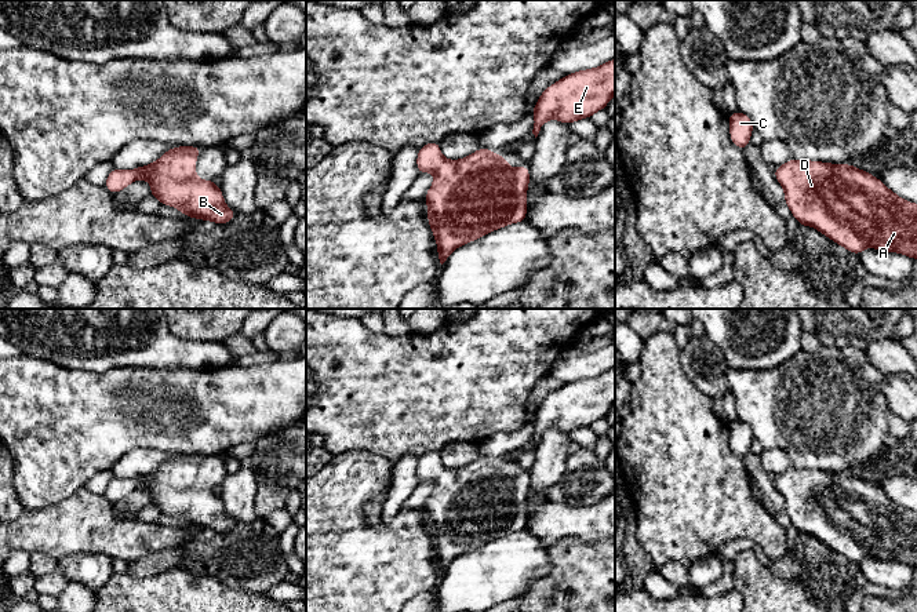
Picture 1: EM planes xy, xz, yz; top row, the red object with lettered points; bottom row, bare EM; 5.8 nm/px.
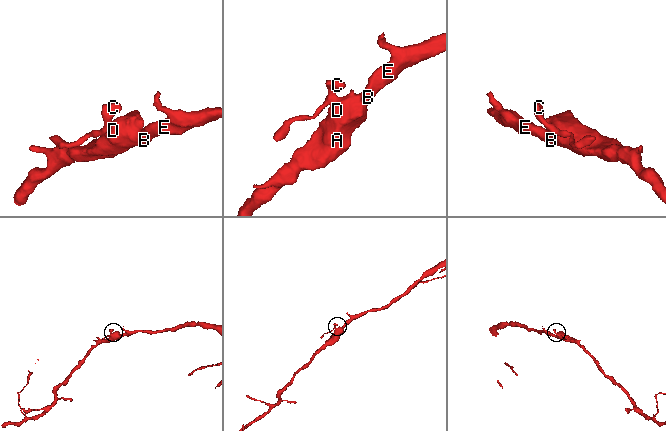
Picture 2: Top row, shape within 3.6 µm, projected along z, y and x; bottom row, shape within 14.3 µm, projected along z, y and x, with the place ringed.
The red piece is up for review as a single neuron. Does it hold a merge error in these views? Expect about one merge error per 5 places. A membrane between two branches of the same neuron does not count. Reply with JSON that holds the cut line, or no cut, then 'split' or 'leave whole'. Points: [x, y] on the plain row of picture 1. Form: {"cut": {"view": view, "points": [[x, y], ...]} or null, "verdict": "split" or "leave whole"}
{"cut": null, "verdict": "leave whole"}

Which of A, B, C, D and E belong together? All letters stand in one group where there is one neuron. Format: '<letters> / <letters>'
A B C D E

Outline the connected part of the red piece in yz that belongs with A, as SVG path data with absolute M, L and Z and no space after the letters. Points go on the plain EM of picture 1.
M792 466L776 476L774 484L785 498L785 511L800 533L815 536L855 564L871 555L899 561L917 571L917 513L895 503L870 481L851 473Z

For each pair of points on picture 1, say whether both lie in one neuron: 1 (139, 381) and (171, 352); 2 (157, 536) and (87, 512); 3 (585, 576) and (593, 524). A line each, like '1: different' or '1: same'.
1: different
2: same
3: different

